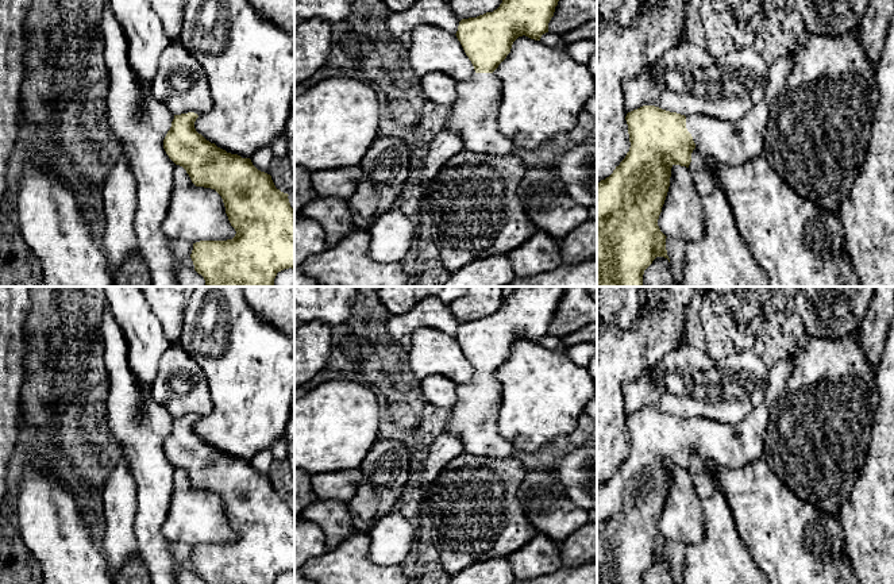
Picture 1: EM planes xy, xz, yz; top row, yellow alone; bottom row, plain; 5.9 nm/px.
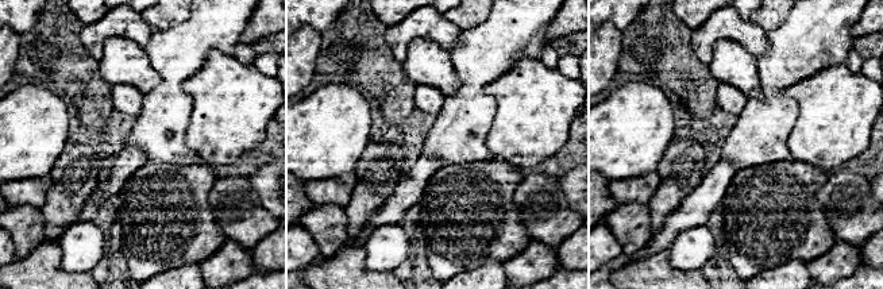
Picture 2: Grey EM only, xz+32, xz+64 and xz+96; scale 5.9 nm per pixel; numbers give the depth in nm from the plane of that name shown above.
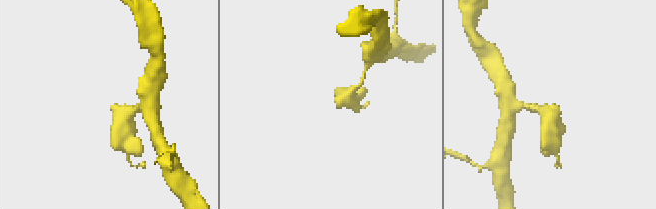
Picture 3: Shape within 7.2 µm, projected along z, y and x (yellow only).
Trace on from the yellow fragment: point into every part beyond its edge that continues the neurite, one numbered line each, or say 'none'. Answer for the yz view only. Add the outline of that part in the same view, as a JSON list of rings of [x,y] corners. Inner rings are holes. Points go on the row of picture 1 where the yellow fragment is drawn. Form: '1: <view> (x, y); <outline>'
1: yz (733, 142); [[[795,51],[779,57],[770,66],[764,99],[737,120],[687,115],[686,128],[691,134],[695,147],[704,155],[714,157],[720,164],[729,166],[763,155],[770,107],[783,89],[794,62]]]

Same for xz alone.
1: xz (473, 116); [[[474,73],[469,80],[458,82],[456,100],[444,128],[455,131],[465,149],[473,153],[490,157],[510,154],[515,145],[500,132],[497,124],[501,99],[502,88],[497,76]]]

